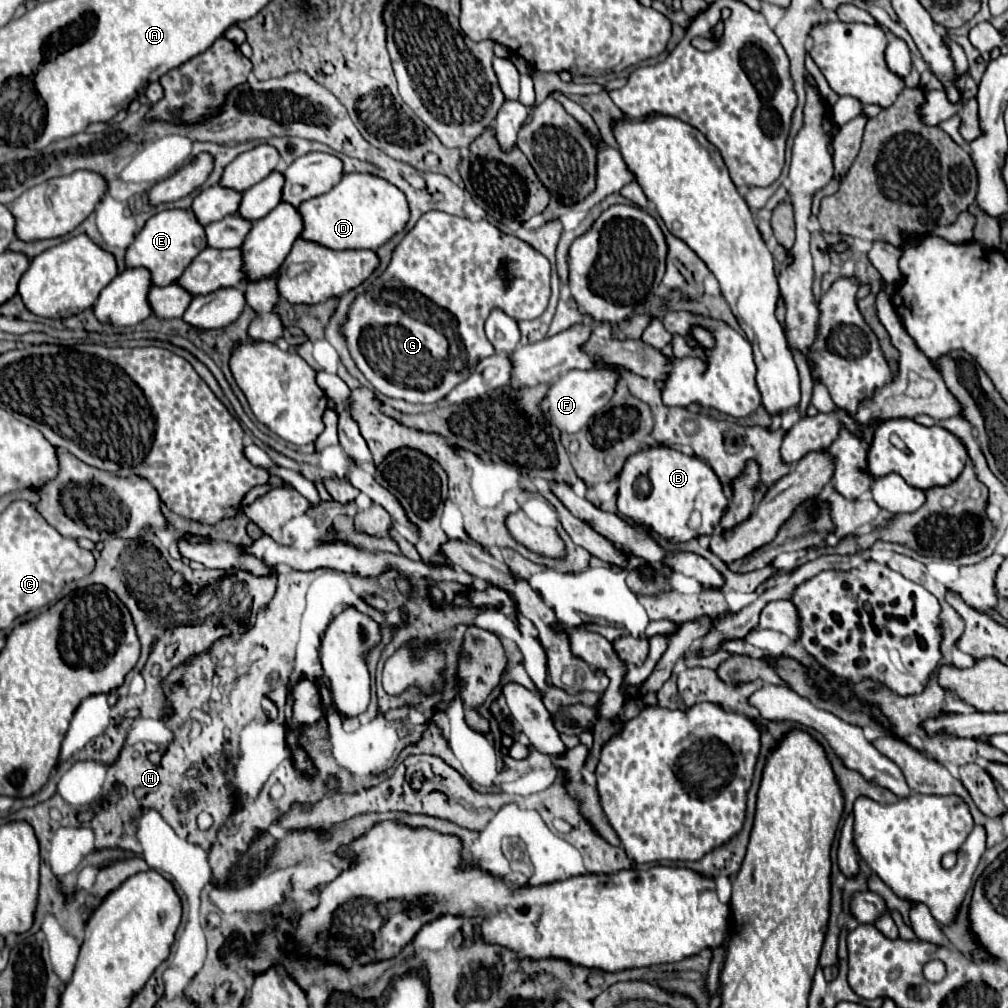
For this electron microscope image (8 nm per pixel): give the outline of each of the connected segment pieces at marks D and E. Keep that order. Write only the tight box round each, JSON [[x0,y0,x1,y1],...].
[[296,173,410,249],[126,209,206,287]]

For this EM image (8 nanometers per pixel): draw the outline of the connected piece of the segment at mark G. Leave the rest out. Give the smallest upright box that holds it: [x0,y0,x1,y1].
[340,211,550,403]

